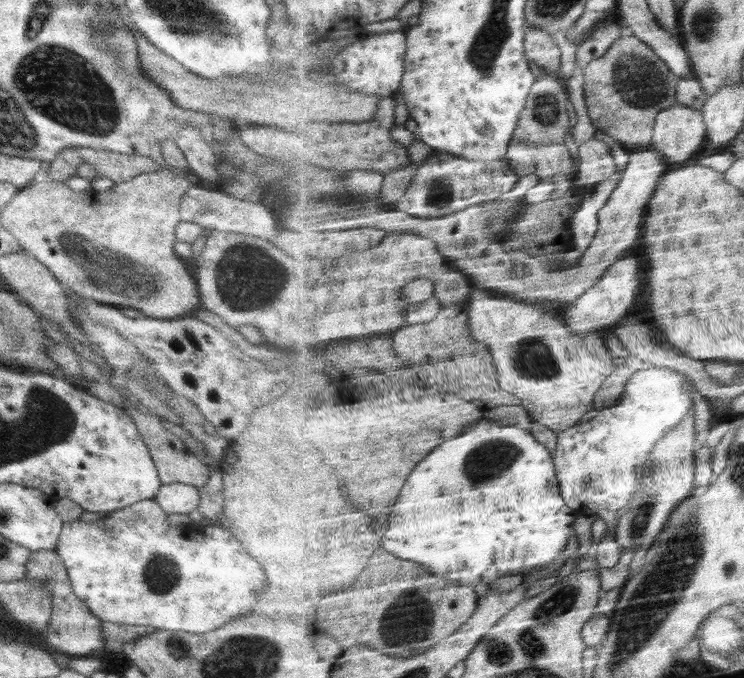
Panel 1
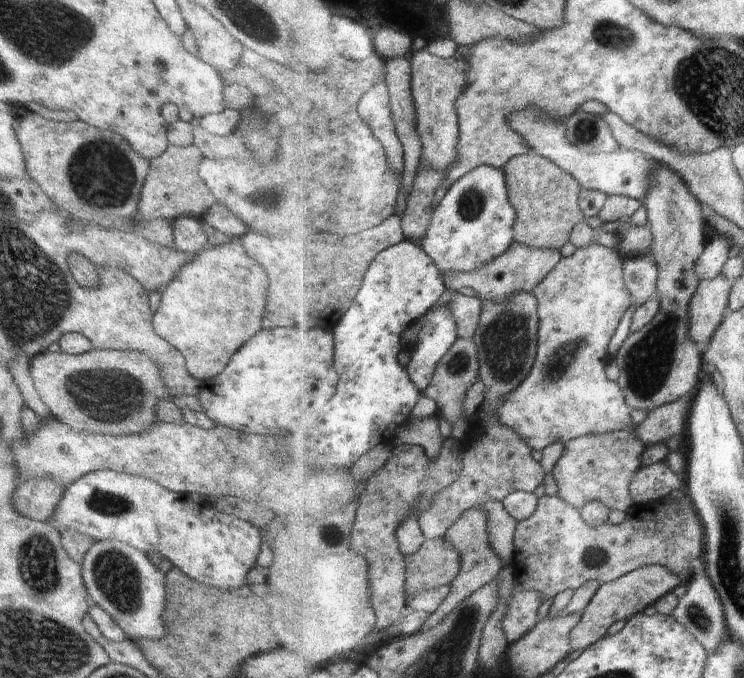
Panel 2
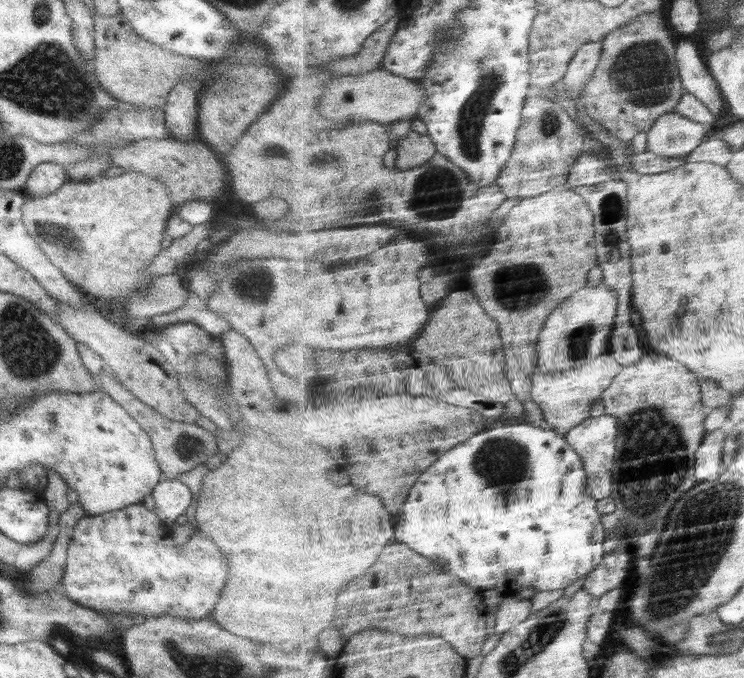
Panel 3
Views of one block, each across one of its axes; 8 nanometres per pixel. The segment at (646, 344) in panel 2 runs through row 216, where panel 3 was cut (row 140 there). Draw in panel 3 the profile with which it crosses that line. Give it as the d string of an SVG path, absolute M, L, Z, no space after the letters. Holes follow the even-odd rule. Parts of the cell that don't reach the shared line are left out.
M668 113L660 117L654 128L650 130L649 150L670 158L688 157L705 144L707 129L708 125L703 122L696 122L680 113Z

